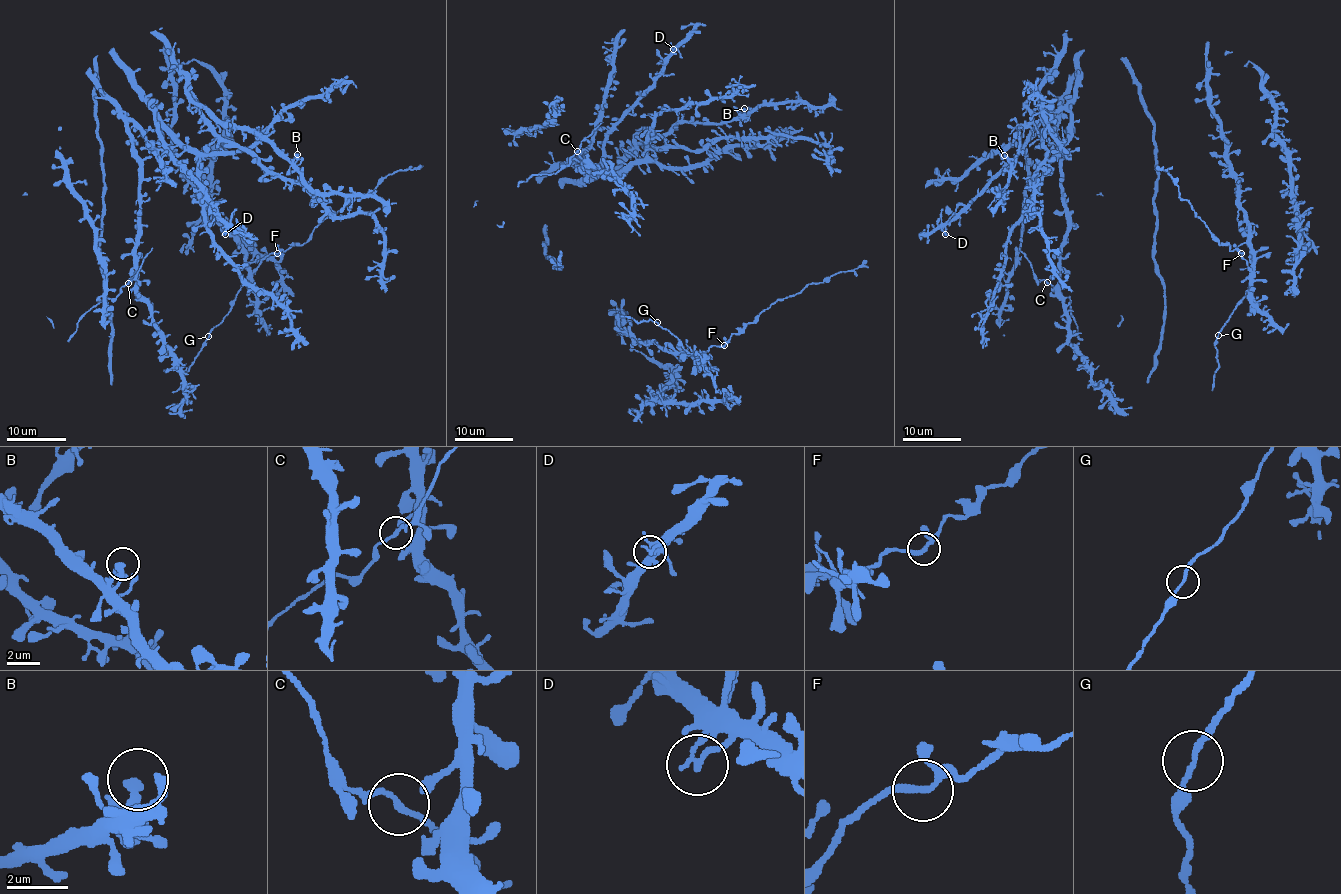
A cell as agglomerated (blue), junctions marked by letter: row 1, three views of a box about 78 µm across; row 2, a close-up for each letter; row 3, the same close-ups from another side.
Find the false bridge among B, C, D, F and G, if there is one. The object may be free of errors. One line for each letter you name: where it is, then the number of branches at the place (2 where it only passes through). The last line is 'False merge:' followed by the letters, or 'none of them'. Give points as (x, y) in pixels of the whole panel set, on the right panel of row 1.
False merge: none of them

